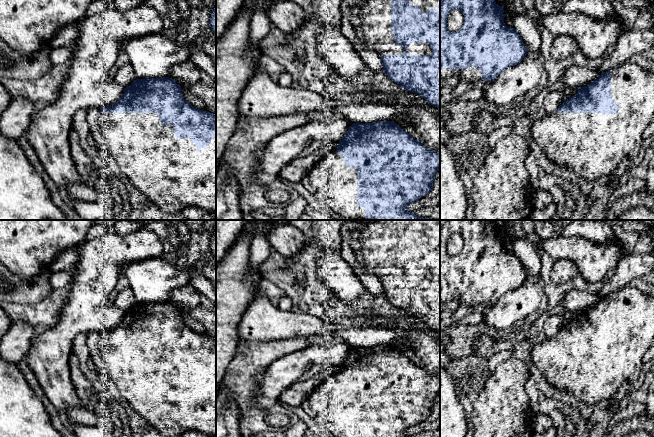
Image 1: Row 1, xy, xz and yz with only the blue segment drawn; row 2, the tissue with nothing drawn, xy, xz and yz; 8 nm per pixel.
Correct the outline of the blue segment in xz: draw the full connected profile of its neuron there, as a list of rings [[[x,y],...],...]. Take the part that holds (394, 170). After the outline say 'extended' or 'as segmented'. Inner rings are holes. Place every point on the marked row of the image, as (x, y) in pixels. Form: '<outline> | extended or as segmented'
[[[377,121],[374,123],[353,123],[343,139],[338,143],[335,151],[328,151],[308,172],[308,179],[313,186],[314,196],[321,203],[327,205],[333,212],[352,220],[432,220],[429,218],[418,217],[408,210],[408,206],[425,196],[431,191],[435,174],[440,170],[440,152],[428,150],[421,141],[415,140],[410,134],[404,131],[394,121]]] | extended

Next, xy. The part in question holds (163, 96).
[[[137,78],[116,103],[101,108],[98,121],[122,174],[161,211],[177,214],[193,206],[216,214],[216,116],[189,104],[172,78]]] | extended

